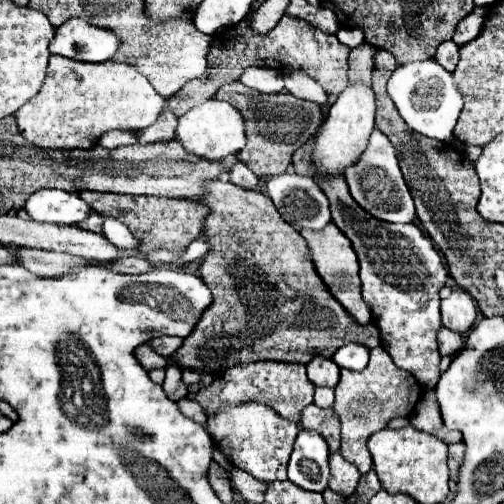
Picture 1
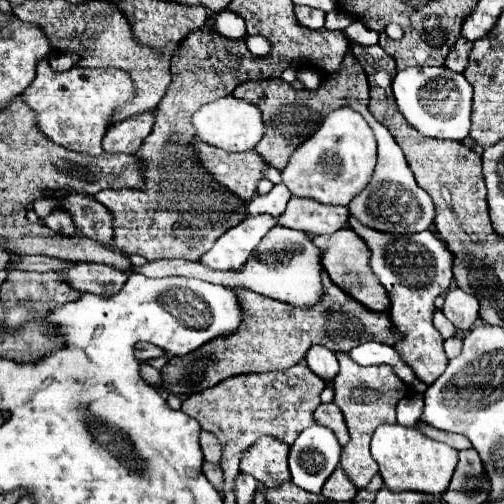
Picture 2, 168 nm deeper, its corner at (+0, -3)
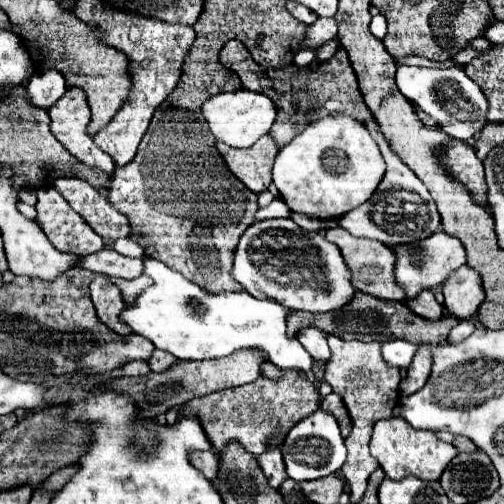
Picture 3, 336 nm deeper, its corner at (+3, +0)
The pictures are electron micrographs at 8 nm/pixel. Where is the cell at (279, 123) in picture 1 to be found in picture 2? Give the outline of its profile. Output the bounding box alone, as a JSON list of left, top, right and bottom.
[232,54,370,170]

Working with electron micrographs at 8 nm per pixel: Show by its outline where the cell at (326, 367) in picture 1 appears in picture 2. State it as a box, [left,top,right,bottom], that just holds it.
[306,346,338,382]

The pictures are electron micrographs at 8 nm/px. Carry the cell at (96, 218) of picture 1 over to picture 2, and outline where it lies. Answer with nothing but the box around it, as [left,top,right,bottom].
[62,196,112,244]

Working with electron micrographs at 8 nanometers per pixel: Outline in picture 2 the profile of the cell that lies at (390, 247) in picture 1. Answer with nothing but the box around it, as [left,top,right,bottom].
[348,214,452,384]

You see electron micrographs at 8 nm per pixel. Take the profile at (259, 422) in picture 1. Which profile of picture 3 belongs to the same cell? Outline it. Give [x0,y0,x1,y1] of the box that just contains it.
[257,449,287,489]

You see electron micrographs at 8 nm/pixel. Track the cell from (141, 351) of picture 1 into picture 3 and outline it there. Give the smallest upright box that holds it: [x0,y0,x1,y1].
[147,349,179,373]

